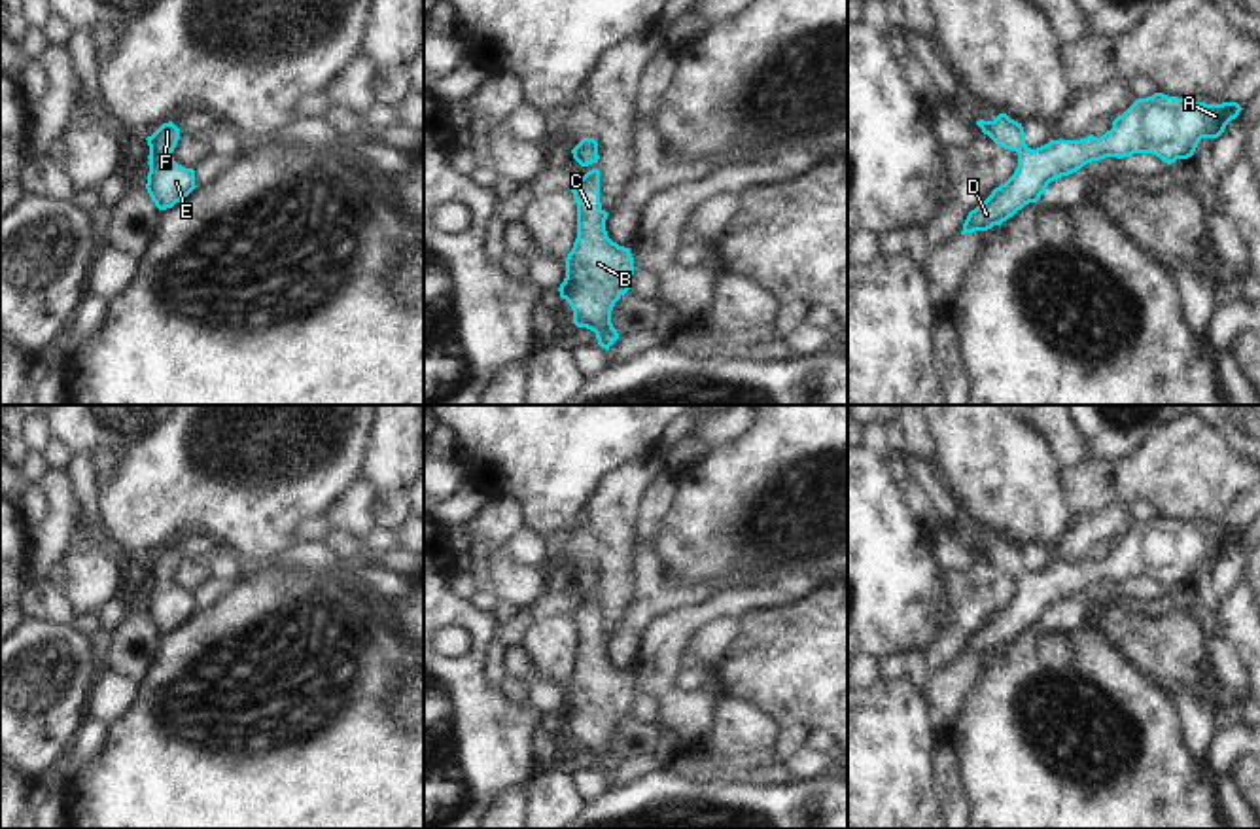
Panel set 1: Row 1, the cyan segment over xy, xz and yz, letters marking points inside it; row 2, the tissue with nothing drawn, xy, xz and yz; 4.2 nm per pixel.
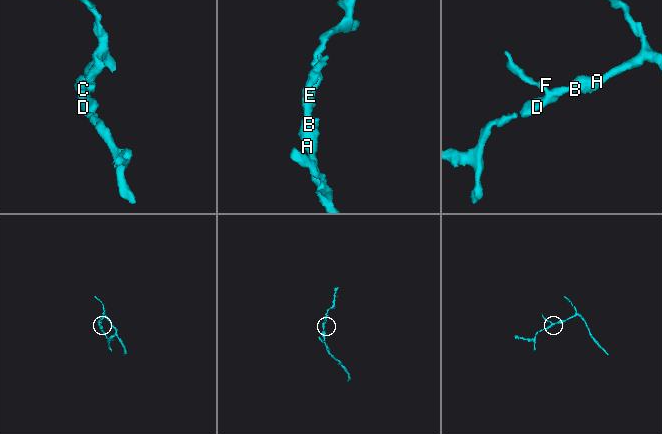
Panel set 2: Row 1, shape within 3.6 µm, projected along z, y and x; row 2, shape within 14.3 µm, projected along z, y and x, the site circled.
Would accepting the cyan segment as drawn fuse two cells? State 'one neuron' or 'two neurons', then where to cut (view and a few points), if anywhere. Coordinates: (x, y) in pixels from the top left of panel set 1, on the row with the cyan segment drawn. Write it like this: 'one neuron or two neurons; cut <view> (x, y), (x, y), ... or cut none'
one neuron; cut none

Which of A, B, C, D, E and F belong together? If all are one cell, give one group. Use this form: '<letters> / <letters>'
A B C D E F

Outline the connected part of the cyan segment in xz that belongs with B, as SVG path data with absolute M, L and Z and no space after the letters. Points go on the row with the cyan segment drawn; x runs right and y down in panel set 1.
M588 170L571 189L577 203L577 238L566 257L560 297L573 310L573 324L596 333L605 350L619 339L611 324L615 303L630 290L634 257L630 248L607 237L607 212L600 203L600 170Z

